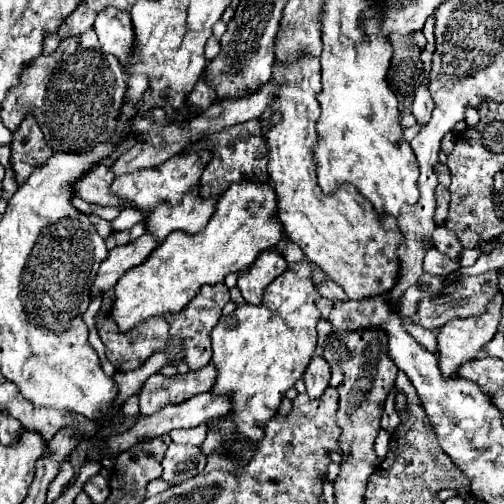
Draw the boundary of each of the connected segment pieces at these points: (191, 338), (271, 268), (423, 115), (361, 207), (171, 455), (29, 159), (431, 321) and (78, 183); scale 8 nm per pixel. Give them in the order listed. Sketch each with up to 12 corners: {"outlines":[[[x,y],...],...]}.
{"outlines":[[[226,284],[204,286],[184,312],[166,316],[186,344],[184,362],[210,364],[210,332],[230,300]],[[276,250],[262,252],[238,288],[260,304],[268,284],[288,268]],[[420,72],[412,114],[418,124],[426,124],[434,100],[430,96],[426,76]],[[320,60],[280,80],[262,124],[284,230],[362,300],[396,282],[398,222],[356,188],[324,196]],[[170,444],[162,480],[176,486],[206,466],[196,446]],[[34,116],[14,132],[12,170],[24,184],[52,156]],[[498,270],[422,274],[398,314],[438,330],[502,296]],[[96,164],[74,180],[78,198],[100,206],[116,206],[108,192],[112,170]]]}

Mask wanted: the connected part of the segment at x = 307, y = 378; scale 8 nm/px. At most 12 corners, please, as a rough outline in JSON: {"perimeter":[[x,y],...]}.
{"perimeter":[[316,356],[302,380],[310,398],[328,388],[330,366]]}

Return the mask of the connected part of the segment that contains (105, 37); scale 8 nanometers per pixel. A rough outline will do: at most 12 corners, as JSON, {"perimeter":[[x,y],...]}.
{"perimeter":[[106,8],[94,30],[126,66],[136,42],[130,14]]}

